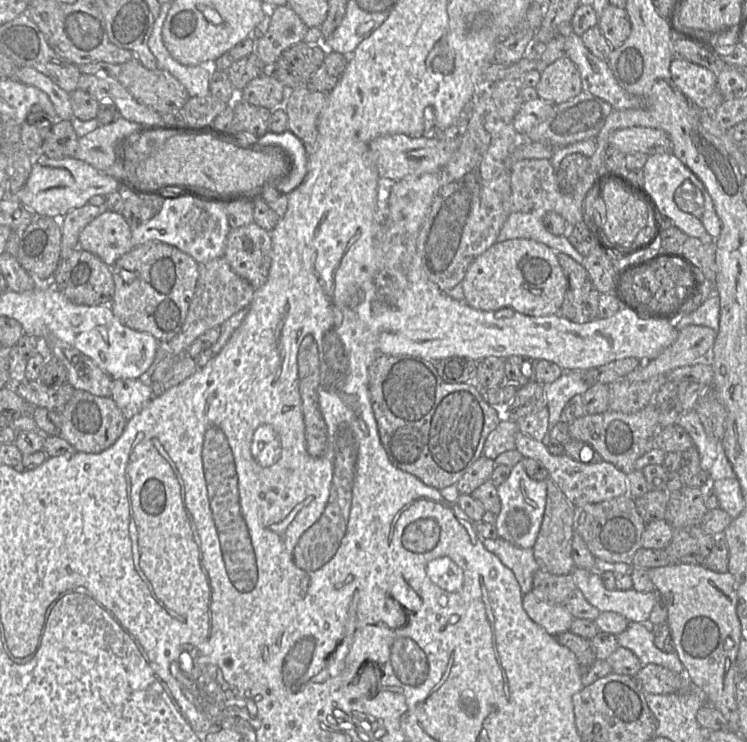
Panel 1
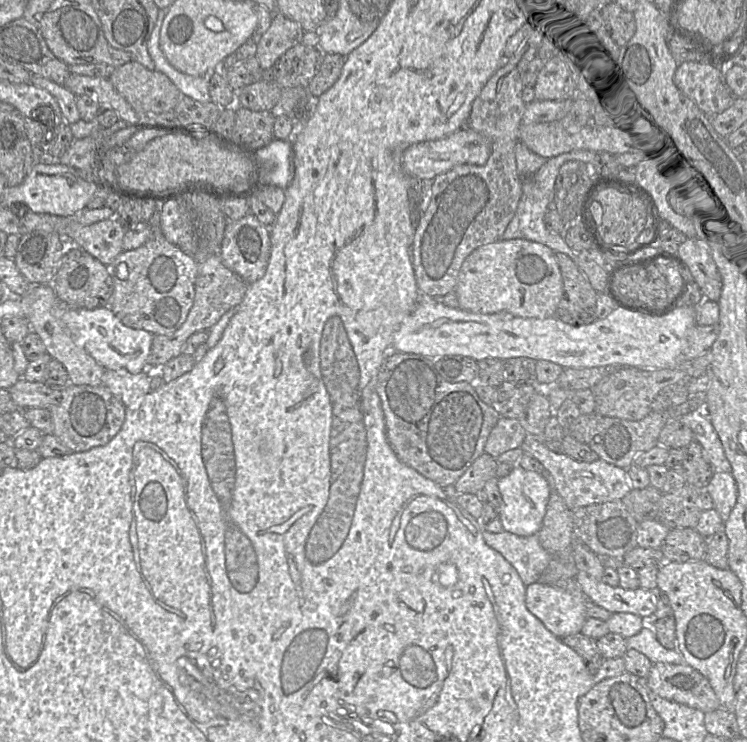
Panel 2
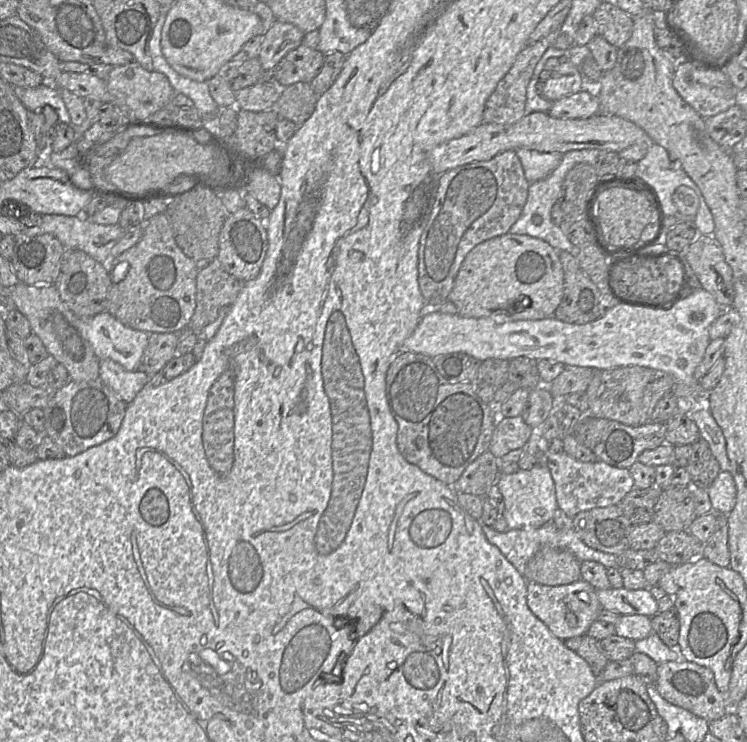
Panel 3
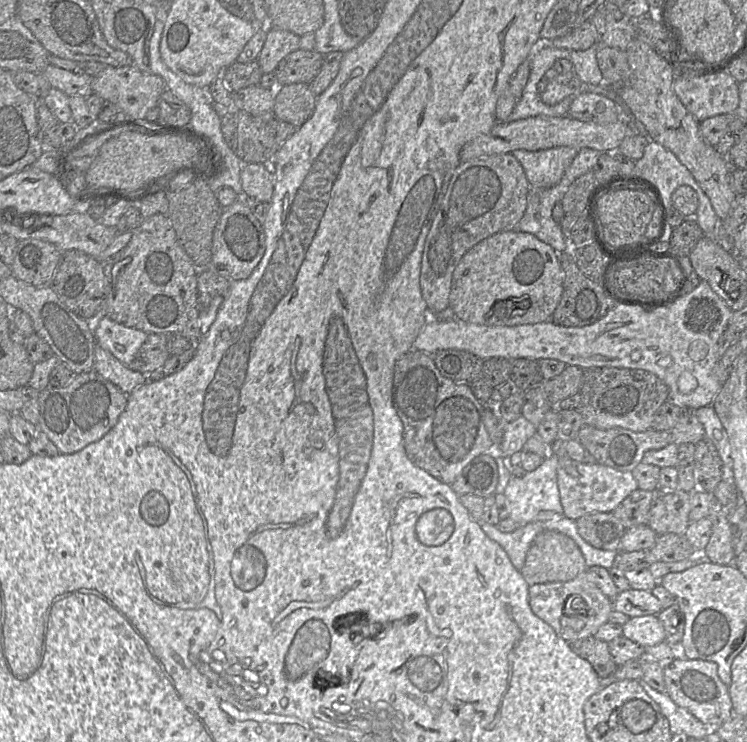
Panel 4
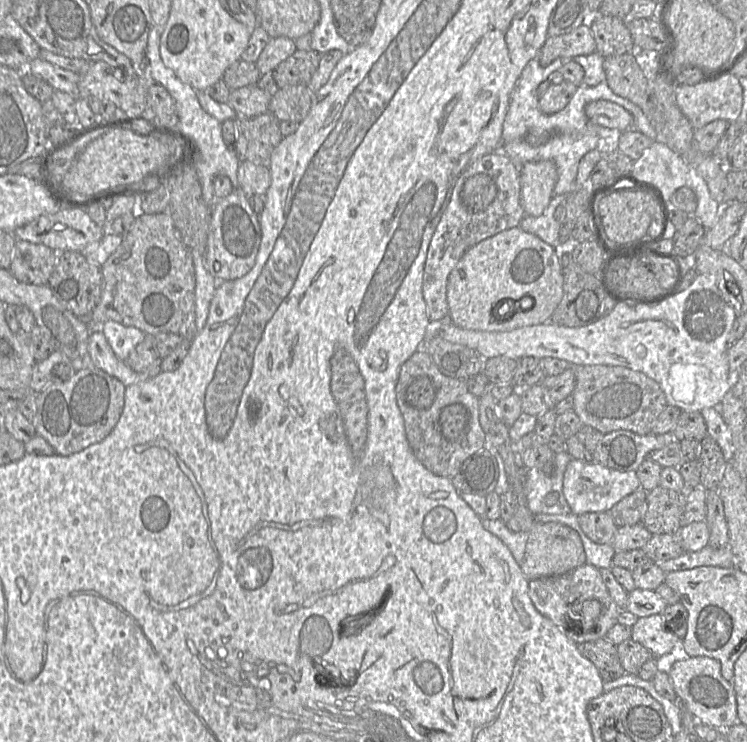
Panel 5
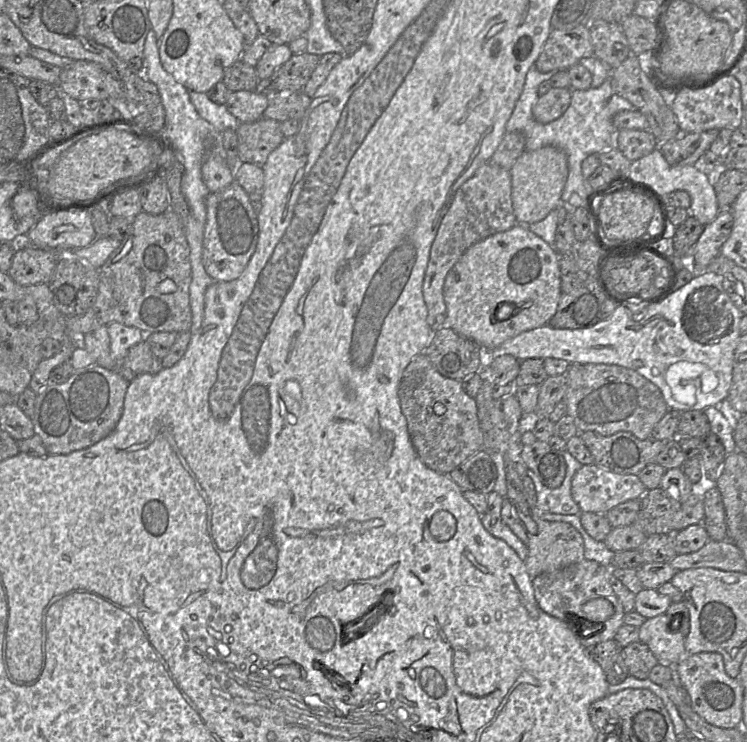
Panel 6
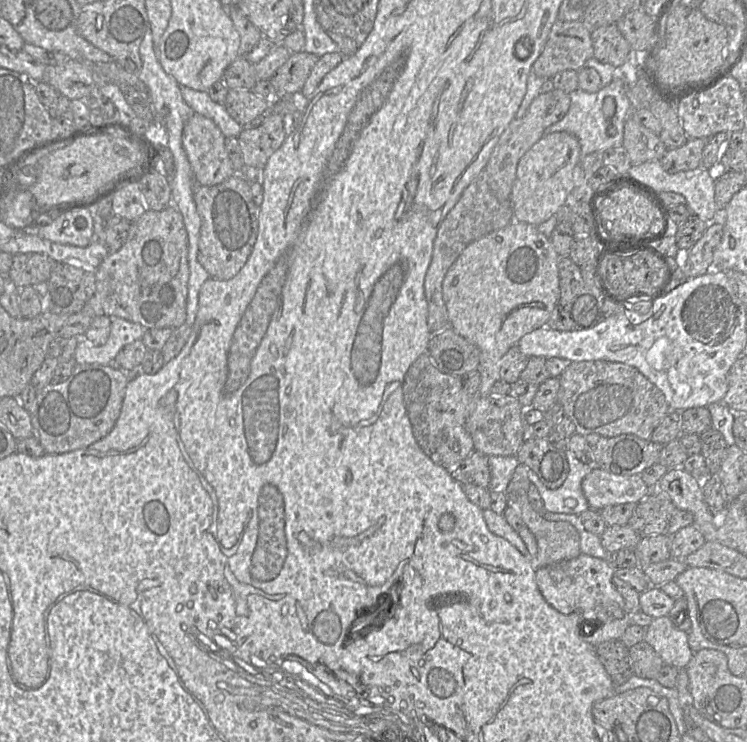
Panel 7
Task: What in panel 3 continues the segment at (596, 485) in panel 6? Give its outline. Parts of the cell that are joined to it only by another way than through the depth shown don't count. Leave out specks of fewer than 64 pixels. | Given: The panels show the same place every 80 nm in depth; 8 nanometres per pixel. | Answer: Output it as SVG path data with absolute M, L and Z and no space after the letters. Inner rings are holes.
M545 449L545 464L555 484L556 502L561 512L573 518L580 512L619 505L622 499L634 489L629 469L616 468L605 462L581 462L562 453L551 453Z

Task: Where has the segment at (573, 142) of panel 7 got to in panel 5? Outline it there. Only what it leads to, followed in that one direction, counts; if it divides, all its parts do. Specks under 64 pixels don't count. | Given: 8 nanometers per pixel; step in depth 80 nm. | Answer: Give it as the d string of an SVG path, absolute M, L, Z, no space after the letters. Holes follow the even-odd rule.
M542 160L519 166L520 202L525 215L539 217L554 195L558 180L554 162Z

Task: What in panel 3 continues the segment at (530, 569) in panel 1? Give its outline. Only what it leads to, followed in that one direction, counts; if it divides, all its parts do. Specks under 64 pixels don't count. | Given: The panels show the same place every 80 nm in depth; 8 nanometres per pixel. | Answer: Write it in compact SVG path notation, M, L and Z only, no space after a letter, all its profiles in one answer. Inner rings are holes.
M551 520L535 529L516 529L507 532L497 532L489 526L482 525L482 530L487 540L501 551L521 575L524 575L527 564L542 547L568 550L580 562L594 561L606 568L617 567L617 556L587 546L574 531L571 521L565 523L565 526L556 526L553 520Z

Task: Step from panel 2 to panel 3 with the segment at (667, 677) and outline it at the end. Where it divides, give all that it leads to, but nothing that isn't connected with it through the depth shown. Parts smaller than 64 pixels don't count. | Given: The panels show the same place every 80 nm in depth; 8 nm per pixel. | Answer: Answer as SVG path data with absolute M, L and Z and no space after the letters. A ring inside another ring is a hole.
M669 661L659 664L654 687L669 703L682 707L707 721L721 718L731 709L727 694L721 693L716 686L713 672L694 662Z

